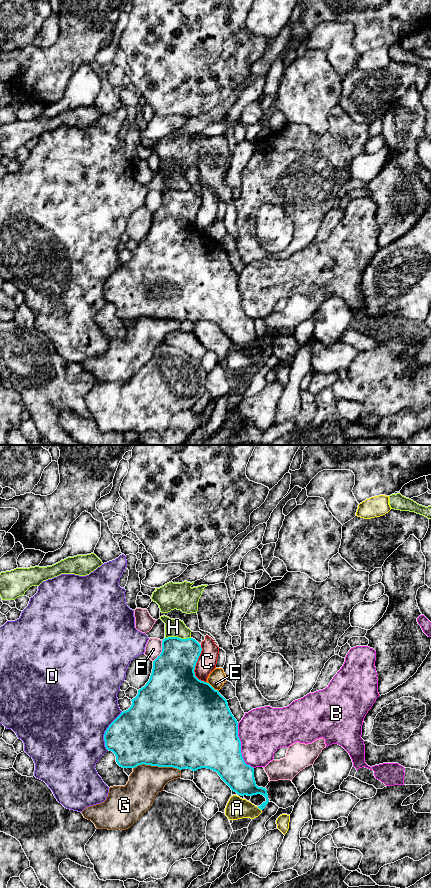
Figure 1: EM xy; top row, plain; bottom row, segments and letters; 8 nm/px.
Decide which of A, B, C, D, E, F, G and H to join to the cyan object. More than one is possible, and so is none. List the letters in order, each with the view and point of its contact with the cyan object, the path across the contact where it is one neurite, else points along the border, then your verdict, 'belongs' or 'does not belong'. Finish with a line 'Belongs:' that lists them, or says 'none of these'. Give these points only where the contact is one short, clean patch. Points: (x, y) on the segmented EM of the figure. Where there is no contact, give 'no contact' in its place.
A: meets cyan in xy at (259, 808); does not belong
B: meets cyan in xy at (240, 747); border along xy (237, 723), (237, 736), (240, 741), (241, 756), (253, 768); does not belong
C: meets cyan in xy at (195, 665); does not belong
D: meets cyan in xy at (105, 731); does not belong
E: meets cyan in xy at (211, 686); does not belong
F: meets cyan in xy at (162, 651); does not belong
G: meets cyan in xy at (157, 765); does not belong
H: meets cyan in xy at (177, 637); does not belong
Belongs: none of these

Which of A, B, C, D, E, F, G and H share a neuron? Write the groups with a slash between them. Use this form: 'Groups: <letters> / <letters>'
Groups: A / B / C / D / E / F / G / H

